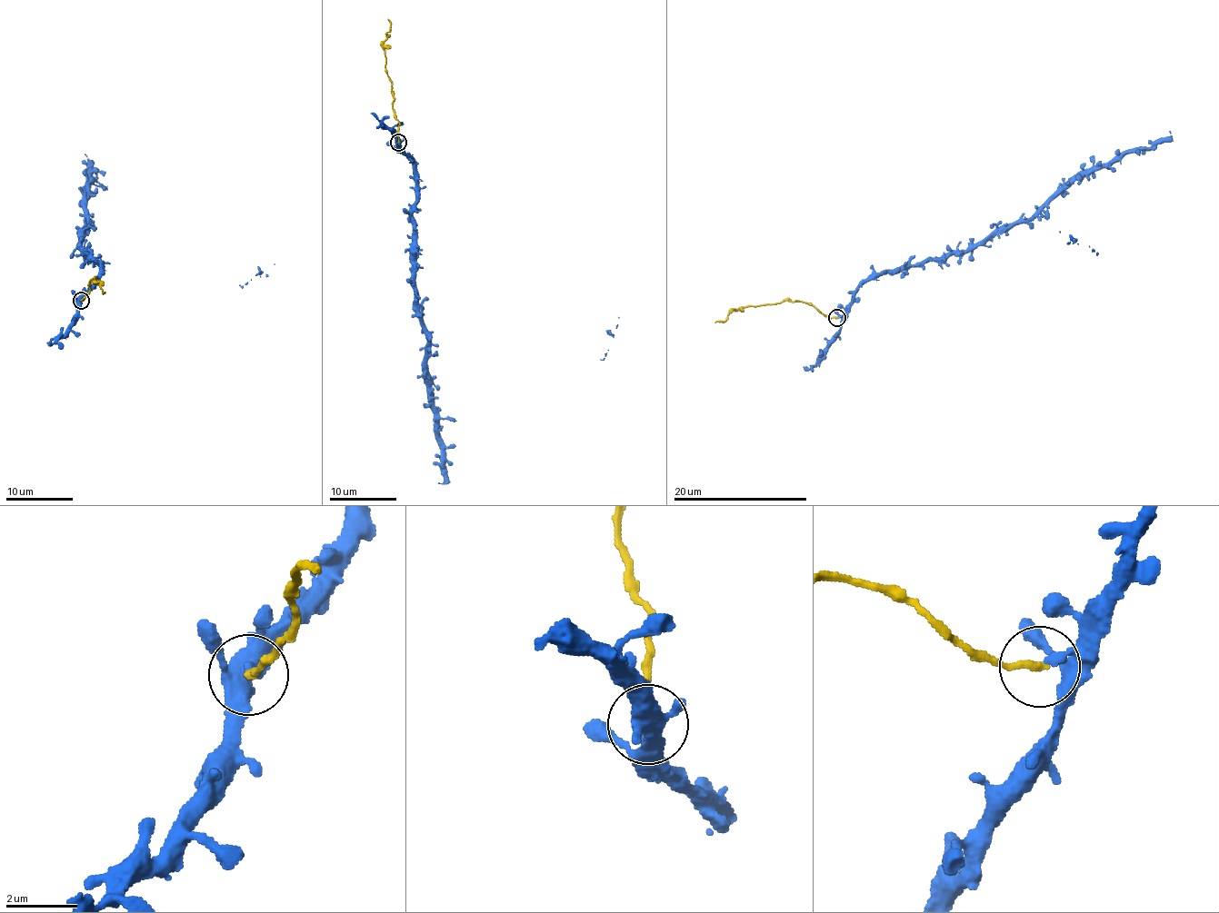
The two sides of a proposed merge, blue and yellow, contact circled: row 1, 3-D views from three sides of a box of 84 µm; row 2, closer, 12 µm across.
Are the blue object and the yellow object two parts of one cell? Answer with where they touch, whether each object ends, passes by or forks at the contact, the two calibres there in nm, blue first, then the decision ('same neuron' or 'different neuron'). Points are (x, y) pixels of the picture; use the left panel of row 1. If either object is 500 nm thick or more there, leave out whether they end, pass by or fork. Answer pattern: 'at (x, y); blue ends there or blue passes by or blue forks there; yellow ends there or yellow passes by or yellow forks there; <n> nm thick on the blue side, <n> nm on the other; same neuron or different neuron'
at (81, 300); blue ends there; yellow ends there; 200 nm thick on the blue side, 200 nm on the other; different neuron

